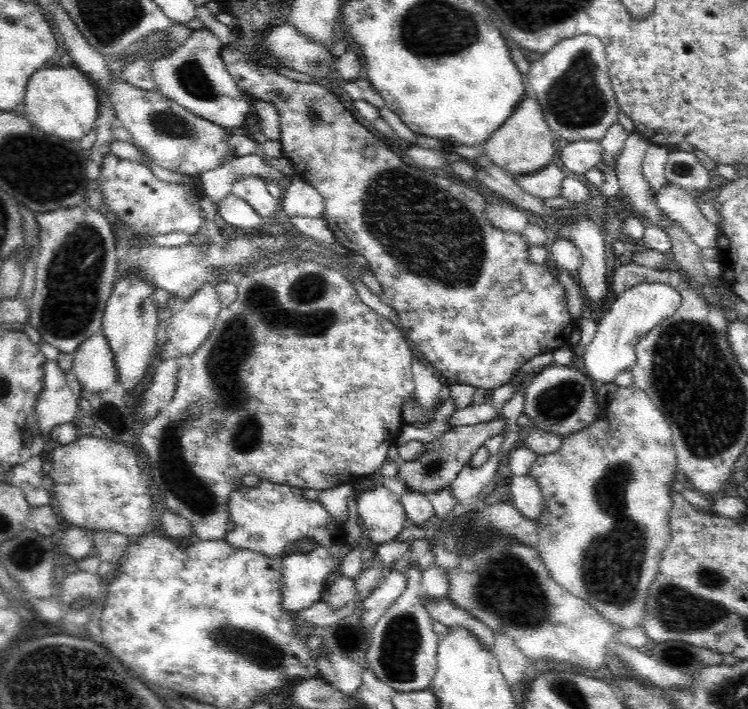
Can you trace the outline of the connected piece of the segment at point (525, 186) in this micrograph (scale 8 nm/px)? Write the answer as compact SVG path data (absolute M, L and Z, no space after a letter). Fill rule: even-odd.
M554 162L533 174L513 178L524 192L542 200L560 197L565 180L562 167Z

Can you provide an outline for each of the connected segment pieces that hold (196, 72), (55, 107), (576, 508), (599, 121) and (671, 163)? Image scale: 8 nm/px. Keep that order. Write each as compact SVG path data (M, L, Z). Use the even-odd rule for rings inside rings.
M206 26L200 30L192 30L190 38L184 44L172 49L170 54L158 55L152 60L152 77L156 81L156 90L190 112L222 128L261 140L255 128L246 125L246 118L252 111L252 99L235 83L225 67L220 56L222 48L220 39Z
M44 66L28 79L26 88L23 100L25 115L38 130L66 140L80 140L95 129L99 91L78 67Z
M635 385L618 387L608 408L586 430L568 434L558 452L538 455L529 468L529 475L537 480L543 496L543 511L536 518L539 529L535 544L542 562L562 588L587 600L614 625L616 632L642 628L647 594L658 574L662 551L671 541L672 482L678 470L666 416Z
M590 34L560 40L540 60L531 63L528 82L556 139L562 138L569 143L578 140L600 142L609 126L618 122L619 104L607 70L604 43Z
M670 149L665 176L668 183L672 183L686 191L693 193L714 189L711 184L710 170L702 166L693 152Z

